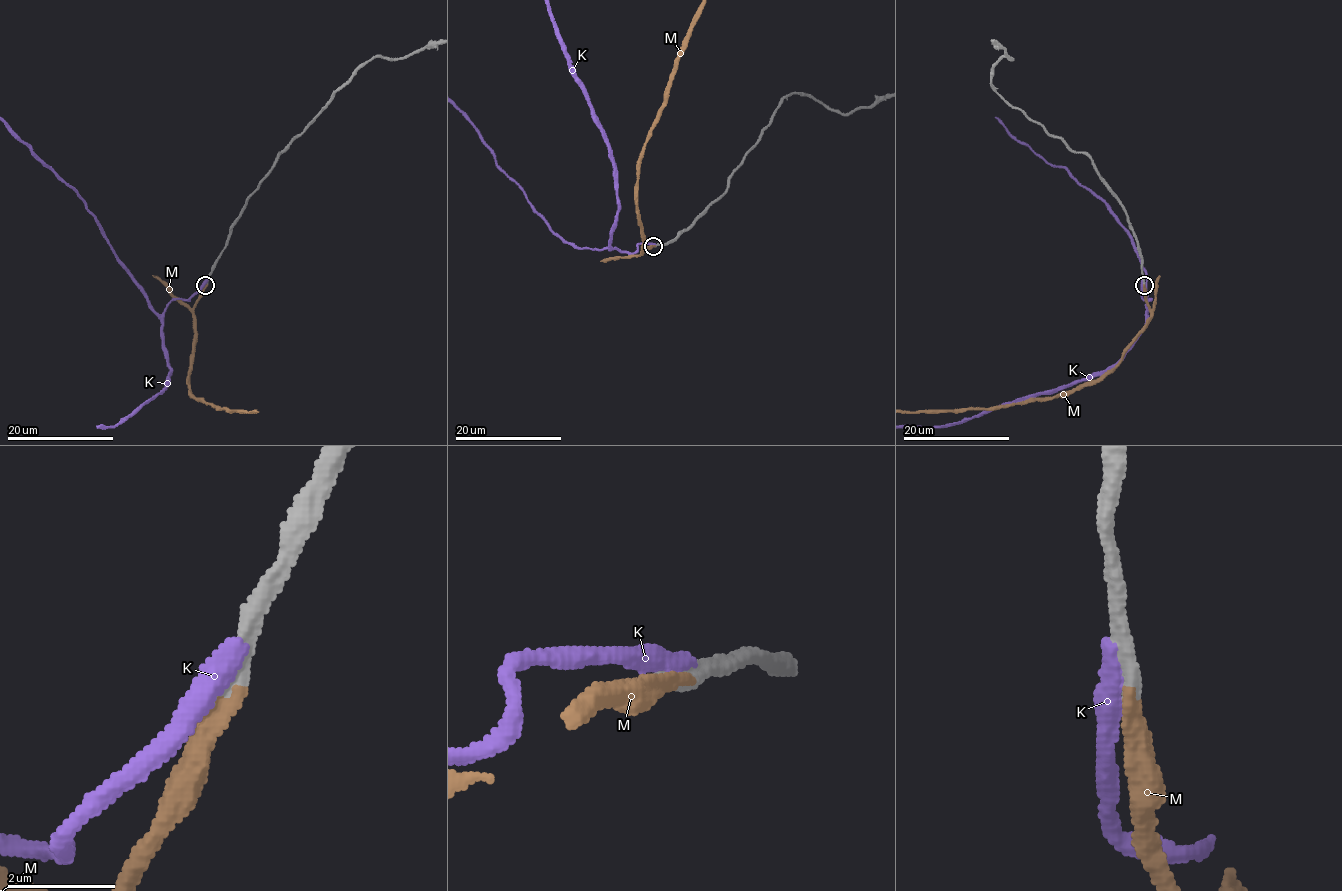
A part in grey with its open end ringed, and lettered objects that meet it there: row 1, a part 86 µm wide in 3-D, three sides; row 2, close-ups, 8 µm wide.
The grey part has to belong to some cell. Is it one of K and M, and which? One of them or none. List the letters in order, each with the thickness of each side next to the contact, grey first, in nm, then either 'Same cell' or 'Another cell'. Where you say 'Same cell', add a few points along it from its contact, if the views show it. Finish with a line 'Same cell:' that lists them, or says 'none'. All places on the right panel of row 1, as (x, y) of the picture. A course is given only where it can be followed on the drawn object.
K: Thickness 440 nm (grey) against 480 nm. Another cell
M: Thickness 360 nm (grey) against 360 nm. Same cell
Same cell: M

